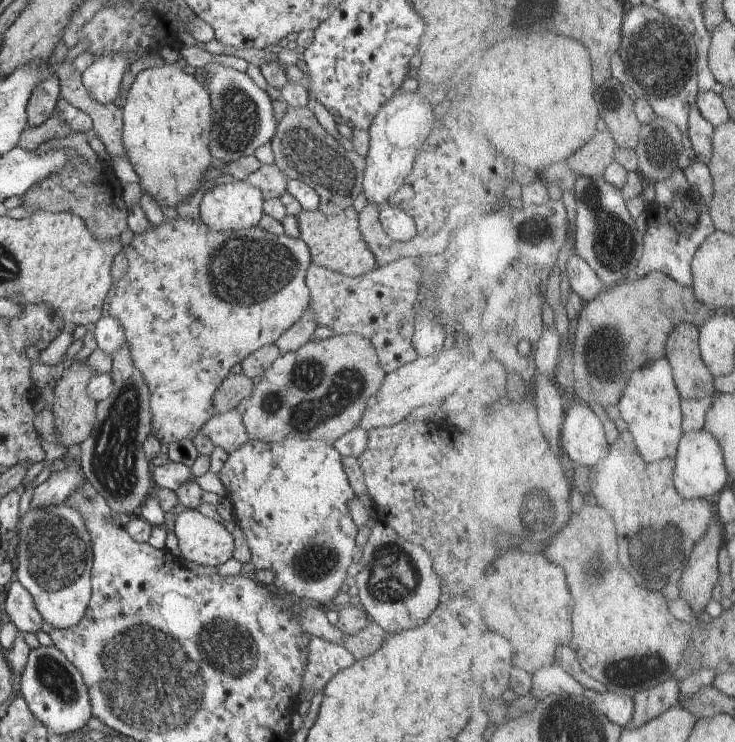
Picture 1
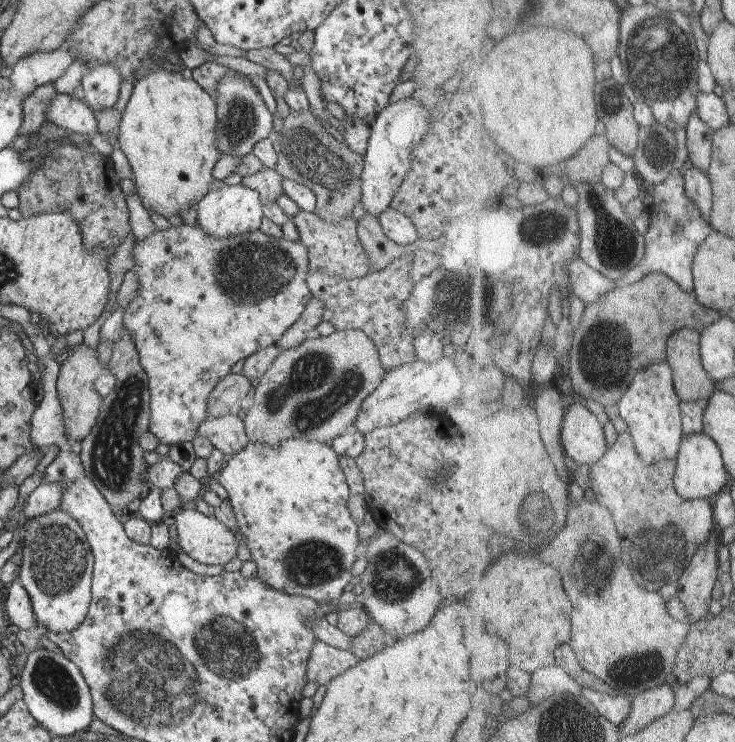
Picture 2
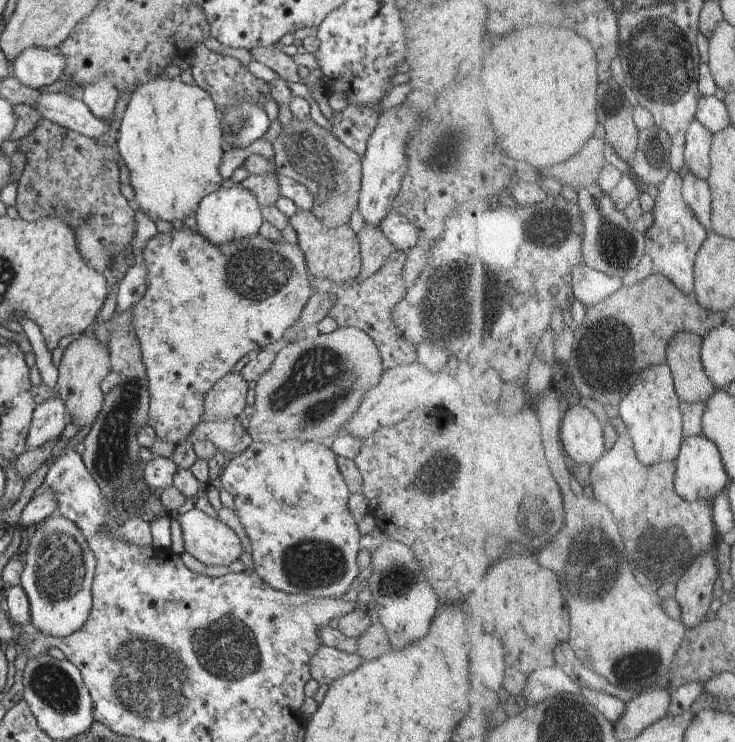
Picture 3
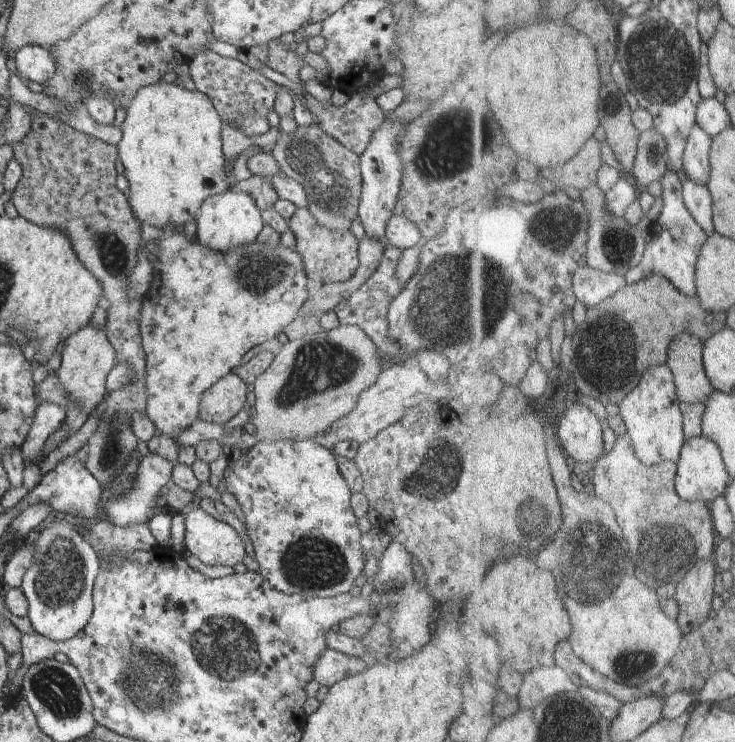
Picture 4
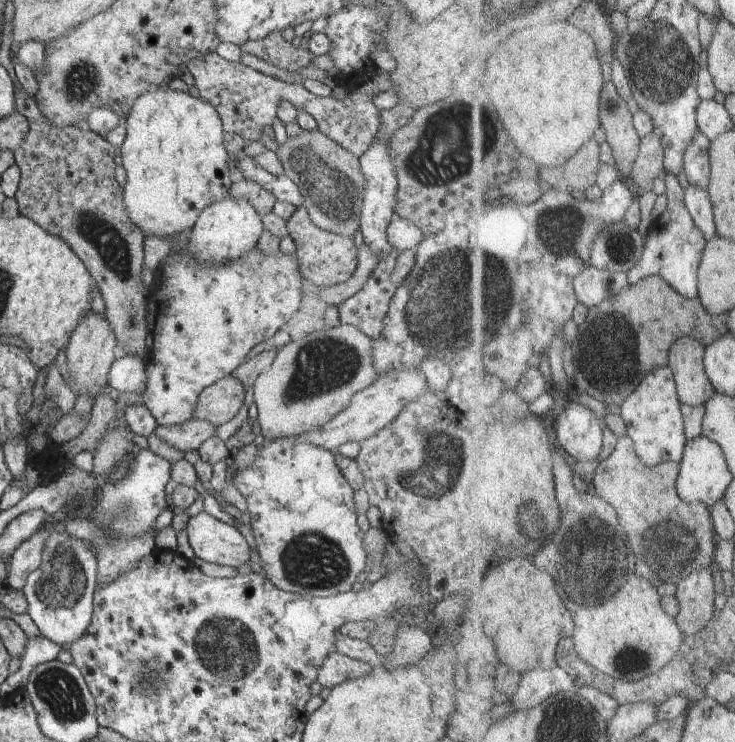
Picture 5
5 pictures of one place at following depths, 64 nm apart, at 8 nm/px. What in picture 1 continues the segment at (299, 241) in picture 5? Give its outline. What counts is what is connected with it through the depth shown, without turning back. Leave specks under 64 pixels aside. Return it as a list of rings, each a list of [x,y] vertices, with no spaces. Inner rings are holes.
[[[354,207],[340,212],[338,216],[326,216],[319,209],[302,210],[299,219],[300,238],[311,253],[311,263],[327,270],[348,276],[363,276],[377,268],[374,254],[369,250],[359,230],[359,214]]]

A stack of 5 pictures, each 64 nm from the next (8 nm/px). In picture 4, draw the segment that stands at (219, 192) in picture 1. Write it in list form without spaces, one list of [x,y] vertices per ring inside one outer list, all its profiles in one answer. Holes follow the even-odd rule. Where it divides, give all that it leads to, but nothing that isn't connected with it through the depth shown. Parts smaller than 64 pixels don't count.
[[[228,189],[224,194],[210,196],[200,207],[196,221],[195,241],[204,248],[211,248],[219,253],[227,253],[230,249],[240,248],[256,241],[264,221],[256,202],[242,192],[232,192]]]

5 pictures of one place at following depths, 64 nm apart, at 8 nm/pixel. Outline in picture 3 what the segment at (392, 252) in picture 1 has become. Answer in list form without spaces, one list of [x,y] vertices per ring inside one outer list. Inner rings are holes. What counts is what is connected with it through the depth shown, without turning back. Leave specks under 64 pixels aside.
[[[364,225],[357,234],[360,243],[361,268],[360,274],[355,279],[366,280],[371,274],[378,272],[384,266],[388,254],[396,251],[397,248],[384,236],[379,228]]]

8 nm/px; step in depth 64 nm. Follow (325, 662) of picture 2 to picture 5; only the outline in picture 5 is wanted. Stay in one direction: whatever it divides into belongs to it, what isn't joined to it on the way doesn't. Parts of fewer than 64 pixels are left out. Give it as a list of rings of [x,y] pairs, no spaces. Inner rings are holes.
[[[336,651],[326,658],[326,664],[320,666],[316,681],[322,686],[327,686],[331,689],[337,684],[346,682],[346,680],[362,678],[362,676],[366,676],[372,669],[372,666],[367,662],[356,660]]]

